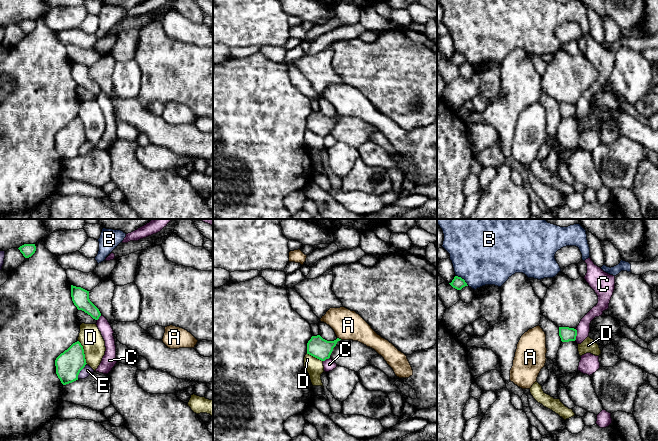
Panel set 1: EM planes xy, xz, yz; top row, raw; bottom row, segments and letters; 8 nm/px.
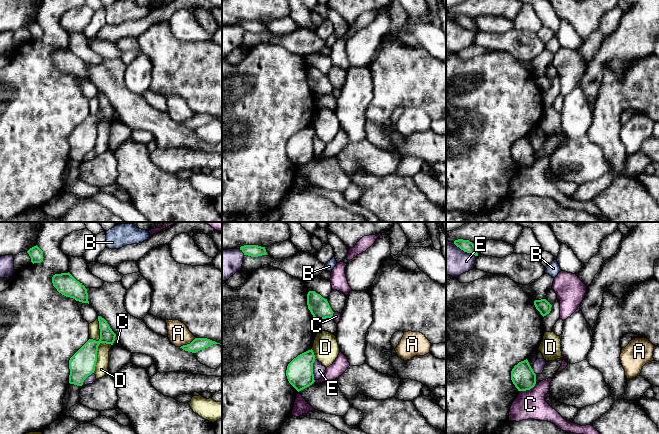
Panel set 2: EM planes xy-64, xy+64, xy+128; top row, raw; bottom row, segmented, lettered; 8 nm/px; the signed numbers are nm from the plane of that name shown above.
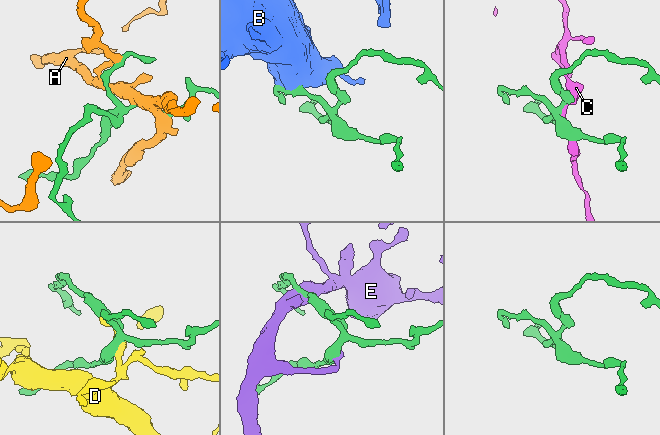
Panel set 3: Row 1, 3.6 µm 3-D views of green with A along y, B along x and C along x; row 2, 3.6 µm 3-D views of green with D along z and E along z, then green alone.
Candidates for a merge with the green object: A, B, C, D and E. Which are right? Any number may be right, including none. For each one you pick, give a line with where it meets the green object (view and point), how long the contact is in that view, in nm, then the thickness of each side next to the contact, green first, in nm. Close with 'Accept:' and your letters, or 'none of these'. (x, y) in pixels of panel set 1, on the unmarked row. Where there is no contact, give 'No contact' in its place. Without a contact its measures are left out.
Accept: none of these

